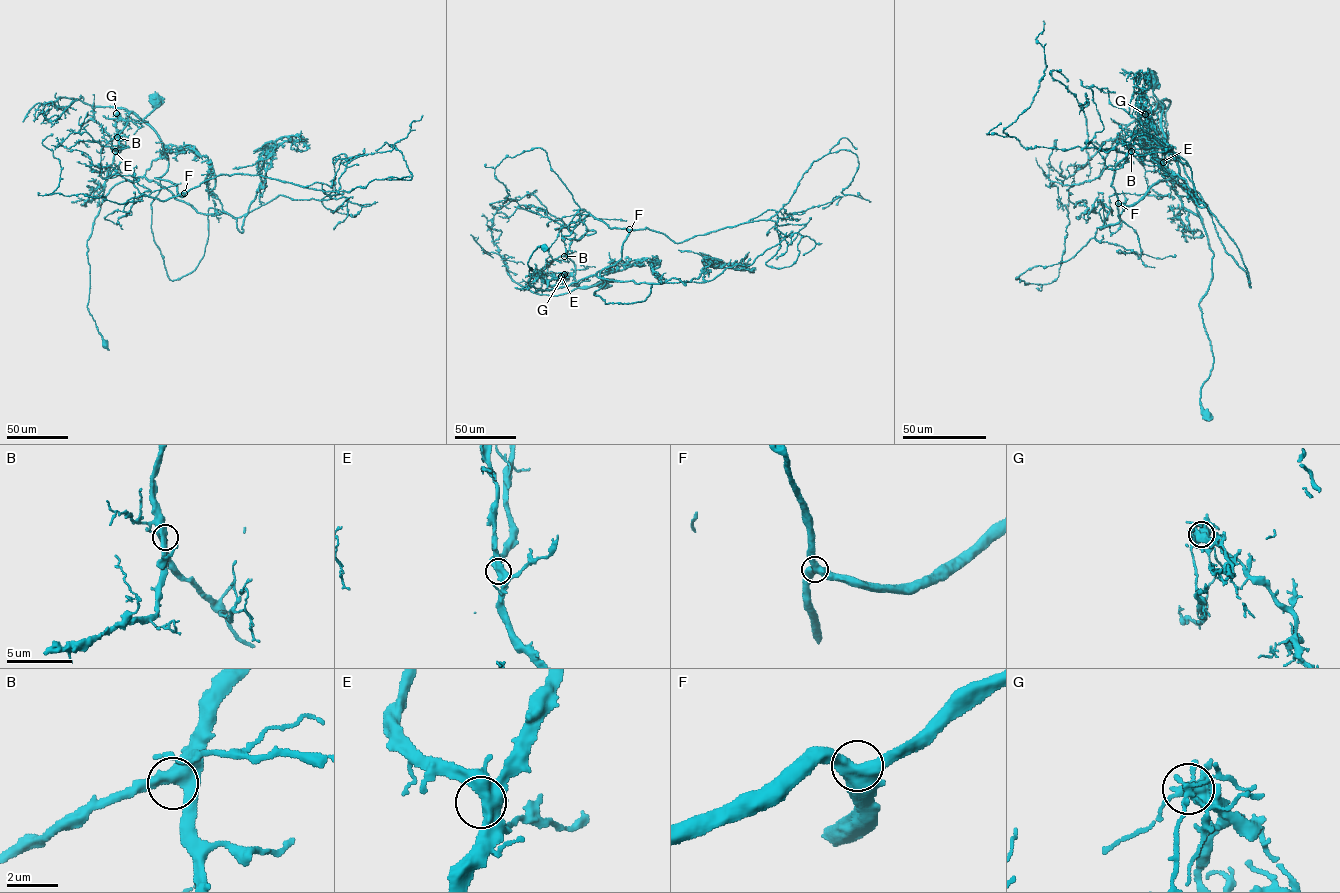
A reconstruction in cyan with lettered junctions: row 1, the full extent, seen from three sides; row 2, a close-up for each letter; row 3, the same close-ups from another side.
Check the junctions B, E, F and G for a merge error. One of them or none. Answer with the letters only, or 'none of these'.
G

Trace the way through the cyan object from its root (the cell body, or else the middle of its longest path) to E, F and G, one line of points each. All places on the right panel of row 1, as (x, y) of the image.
E: (1152, 80), (1153, 94), (1163, 107), (1158, 103), (1145, 121), (1148, 115), (1157, 125), (1163, 162)
F: (1152, 80), (1155, 81), (1153, 94), (1163, 106), (1161, 129), (1178, 173), (1159, 180), (1132, 204), (1118, 203)
G: (1152, 80), (1155, 81), (1153, 94), (1163, 107), (1163, 103), (1158, 103), (1145, 120), (1147, 121), (1145, 114)

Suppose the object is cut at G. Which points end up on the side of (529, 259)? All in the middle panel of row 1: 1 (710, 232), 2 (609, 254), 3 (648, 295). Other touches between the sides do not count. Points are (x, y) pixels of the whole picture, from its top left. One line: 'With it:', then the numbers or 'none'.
With it: 2

